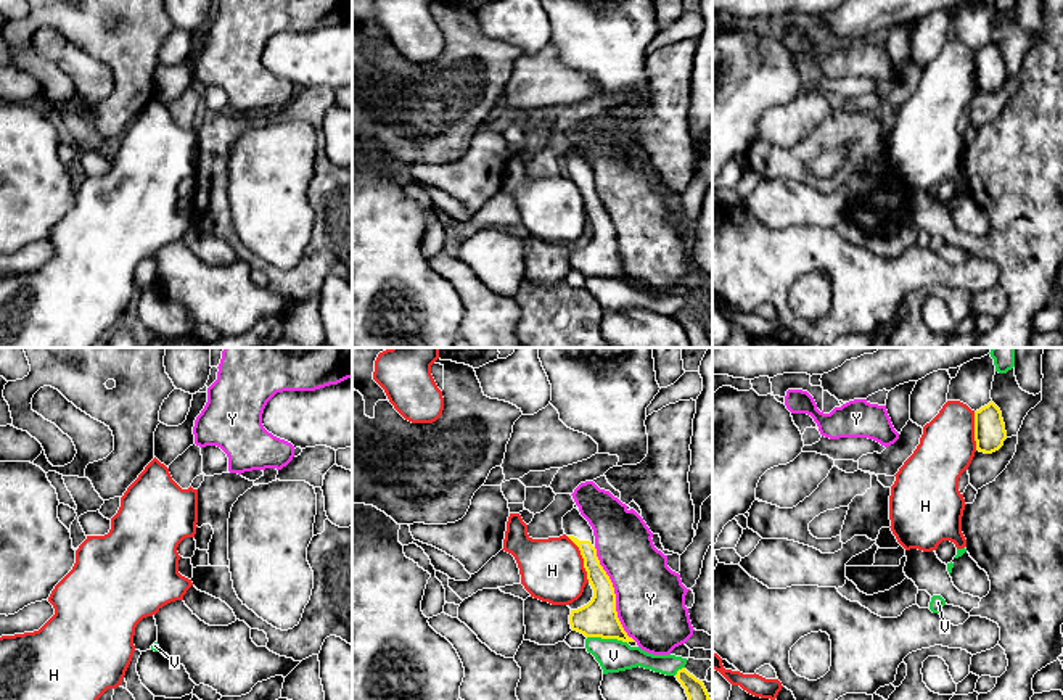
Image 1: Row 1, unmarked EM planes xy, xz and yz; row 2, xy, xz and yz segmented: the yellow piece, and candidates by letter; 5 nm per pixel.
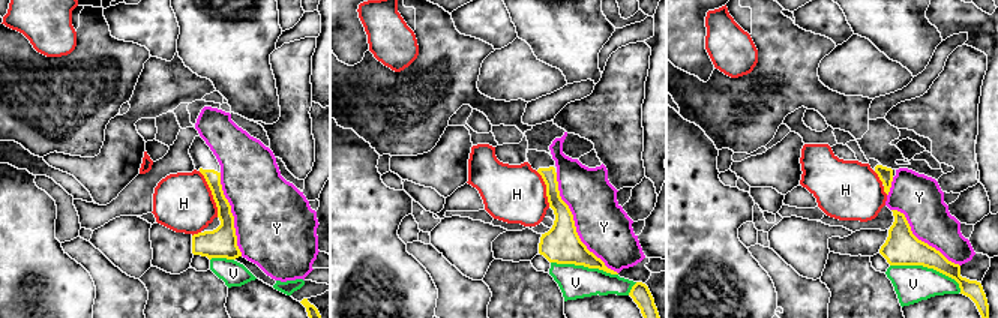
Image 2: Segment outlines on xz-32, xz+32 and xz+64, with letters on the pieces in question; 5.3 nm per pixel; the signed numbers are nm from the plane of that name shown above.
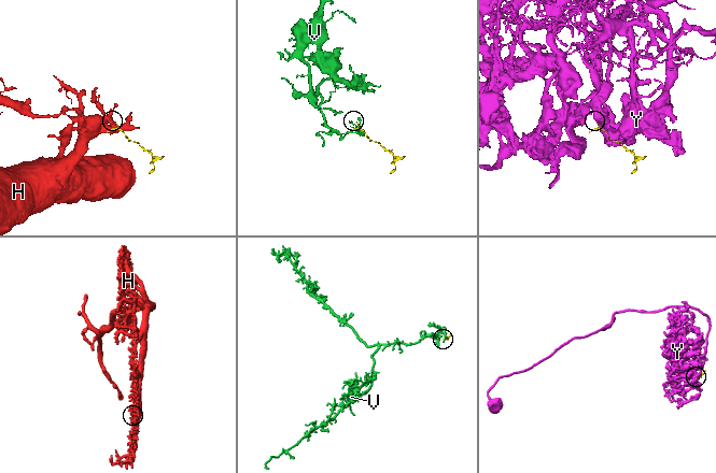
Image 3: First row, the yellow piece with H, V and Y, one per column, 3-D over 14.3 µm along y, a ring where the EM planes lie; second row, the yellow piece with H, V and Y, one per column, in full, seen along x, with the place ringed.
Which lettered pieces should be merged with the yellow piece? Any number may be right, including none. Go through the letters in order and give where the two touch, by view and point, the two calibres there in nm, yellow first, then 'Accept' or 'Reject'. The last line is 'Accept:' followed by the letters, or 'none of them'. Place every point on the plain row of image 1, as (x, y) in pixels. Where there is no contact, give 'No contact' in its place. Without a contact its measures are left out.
H: Touches yellow at xz (582, 197). Thickness 130 nm (yellow) against 320 nm. Reject
V: Touches yellow at xz (608, 277). Thickness 190 nm (yellow) against 160 nm. Reject
Y: Touches yellow at xz (615, 235). Thickness 190 nm (yellow) against 360 nm. Reject
Accept: none of them

